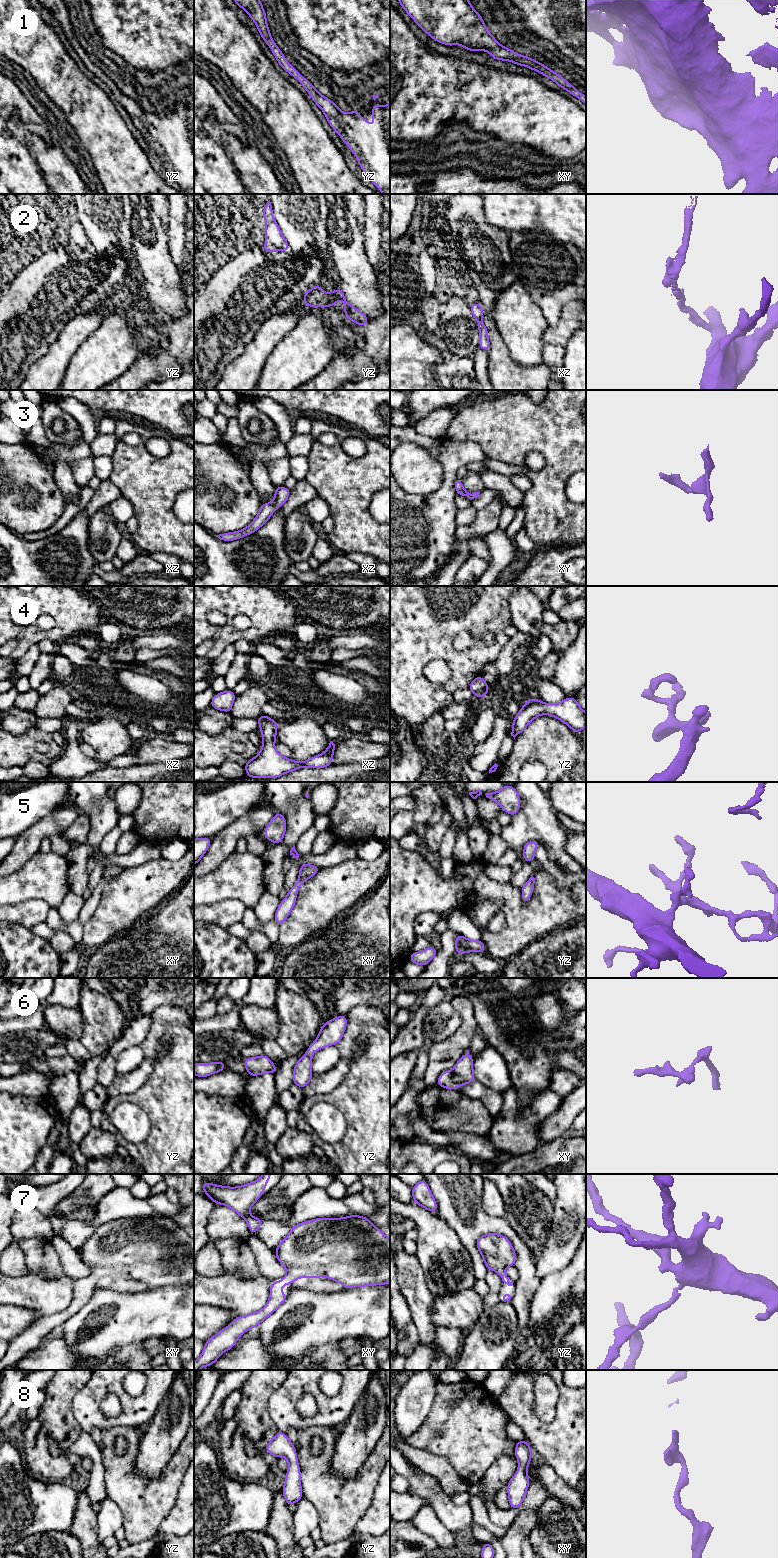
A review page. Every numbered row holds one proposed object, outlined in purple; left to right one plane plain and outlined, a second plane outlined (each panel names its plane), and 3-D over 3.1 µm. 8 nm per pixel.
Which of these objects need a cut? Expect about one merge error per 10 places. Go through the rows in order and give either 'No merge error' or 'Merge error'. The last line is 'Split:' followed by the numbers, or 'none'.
1: No merge error
2: No merge error
3: No merge error
4: No merge error
5: No merge error
6: No merge error
7: No merge error
8: No merge error
Split: none

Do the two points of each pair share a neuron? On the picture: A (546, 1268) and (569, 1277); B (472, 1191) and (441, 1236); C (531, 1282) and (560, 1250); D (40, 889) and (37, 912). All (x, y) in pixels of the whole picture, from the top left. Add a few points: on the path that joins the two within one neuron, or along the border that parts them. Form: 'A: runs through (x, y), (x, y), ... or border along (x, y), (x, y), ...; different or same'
A: border along (573, 1256), (566, 1266), (555, 1272); different
B: border along (435, 1214), (454, 1231), (463, 1244); different
C: border along (534, 1261), (536, 1275), (540, 1279); different
D: border along (16, 904), (30, 899), (43, 899), (50, 907); different

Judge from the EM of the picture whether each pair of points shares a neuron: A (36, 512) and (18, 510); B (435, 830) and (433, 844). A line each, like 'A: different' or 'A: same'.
A: same
B: same

